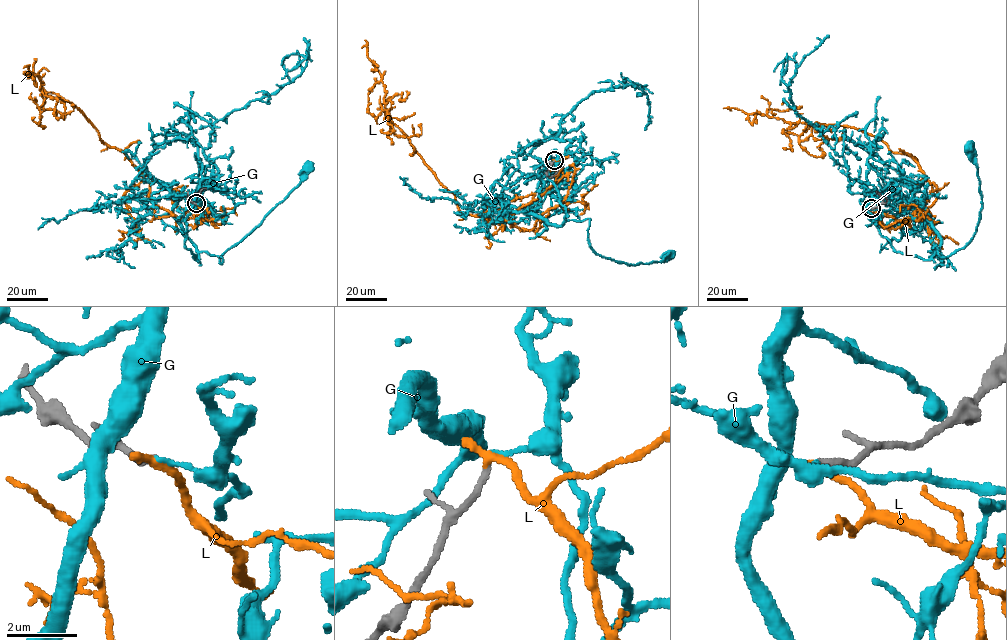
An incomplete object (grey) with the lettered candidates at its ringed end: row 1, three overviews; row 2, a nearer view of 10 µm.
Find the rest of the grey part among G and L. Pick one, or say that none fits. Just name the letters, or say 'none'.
none

